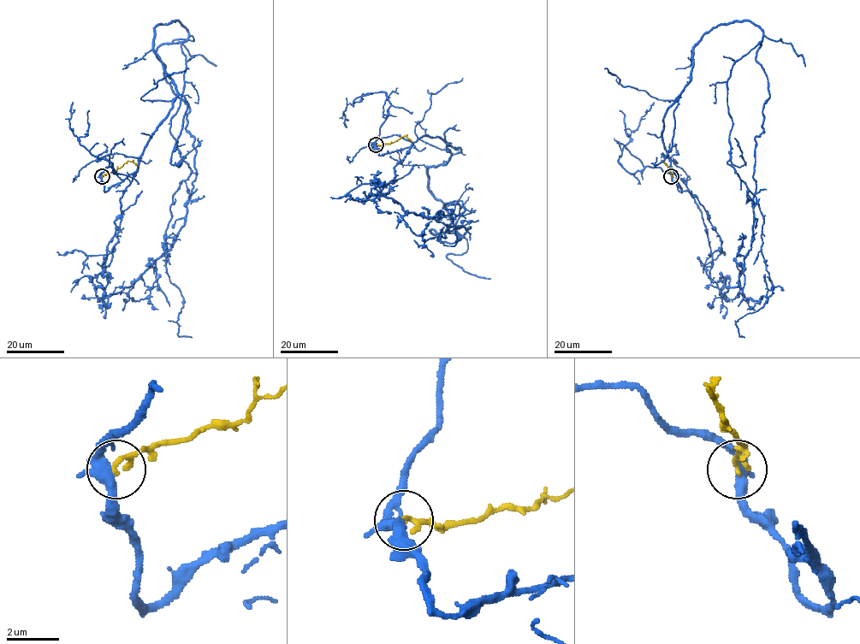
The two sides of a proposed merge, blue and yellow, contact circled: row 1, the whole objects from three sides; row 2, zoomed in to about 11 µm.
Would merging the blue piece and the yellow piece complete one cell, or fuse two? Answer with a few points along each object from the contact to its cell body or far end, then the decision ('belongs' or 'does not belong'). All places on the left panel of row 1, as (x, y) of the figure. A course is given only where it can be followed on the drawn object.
blue runs (102, 176), (135, 171), (172, 107), (154, 34), (178, 20), (191, 173), (166, 270), (192, 337); yellow runs (102, 176), (120, 168), (127, 161), (138, 167); does not belong

